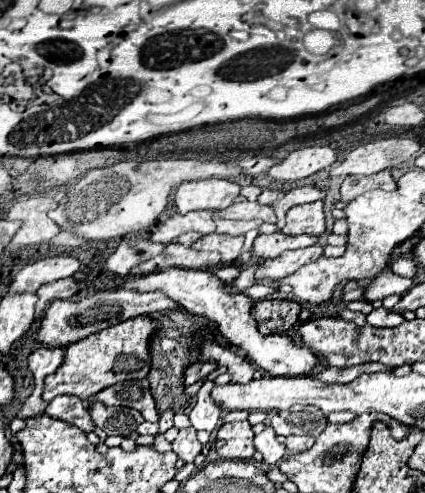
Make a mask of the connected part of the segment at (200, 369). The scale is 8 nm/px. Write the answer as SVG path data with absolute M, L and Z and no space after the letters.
M193 363L193 365L189 365L185 369L185 385L189 387L189 385L197 383L199 379L207 377L213 369L215 369L215 363Z

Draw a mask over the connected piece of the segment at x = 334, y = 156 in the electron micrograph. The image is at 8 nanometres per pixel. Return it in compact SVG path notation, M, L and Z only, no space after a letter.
M303 147L291 151L281 163L269 169L269 175L279 181L297 181L309 177L321 169L331 167L339 159L339 151L333 147Z

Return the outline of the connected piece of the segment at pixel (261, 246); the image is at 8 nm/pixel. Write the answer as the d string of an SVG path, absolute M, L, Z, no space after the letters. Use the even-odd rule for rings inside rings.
M275 231L271 235L257 235L255 245L253 245L253 255L261 259L269 257L279 257L287 249L301 249L319 243L317 235L285 235L281 231Z

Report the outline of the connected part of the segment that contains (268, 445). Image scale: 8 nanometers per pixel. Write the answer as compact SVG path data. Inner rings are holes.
M265 427L261 433L255 435L255 449L263 455L263 463L267 463L267 465L279 463L287 453L285 445L281 445L277 441L273 427Z

